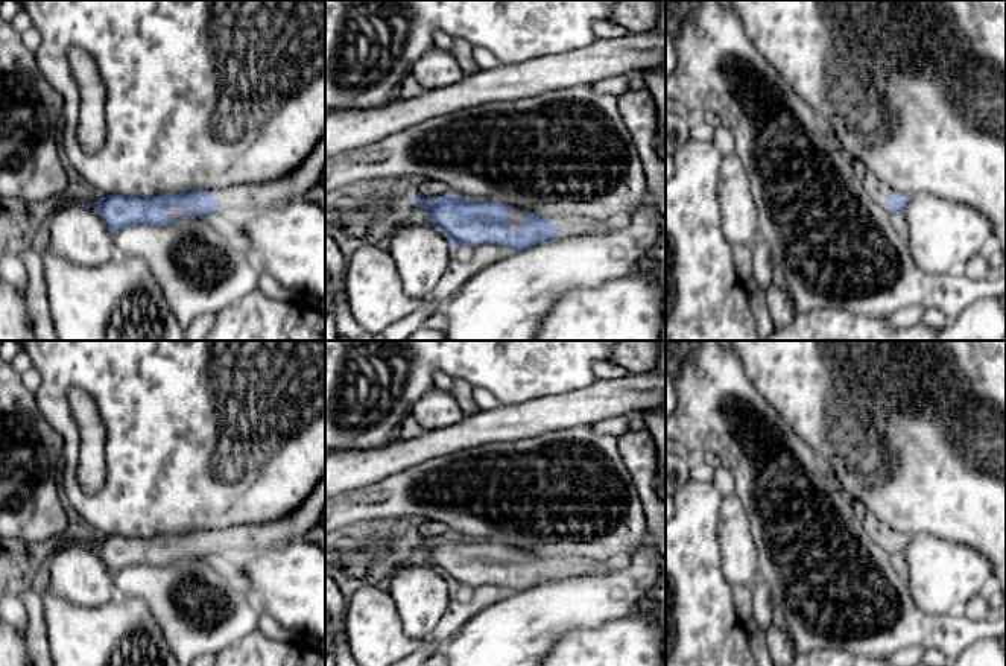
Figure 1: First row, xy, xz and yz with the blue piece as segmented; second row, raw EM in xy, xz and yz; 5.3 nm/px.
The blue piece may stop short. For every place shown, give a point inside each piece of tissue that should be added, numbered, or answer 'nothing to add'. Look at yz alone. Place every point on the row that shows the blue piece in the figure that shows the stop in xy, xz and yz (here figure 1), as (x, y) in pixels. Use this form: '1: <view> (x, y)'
1: yz (877, 190)

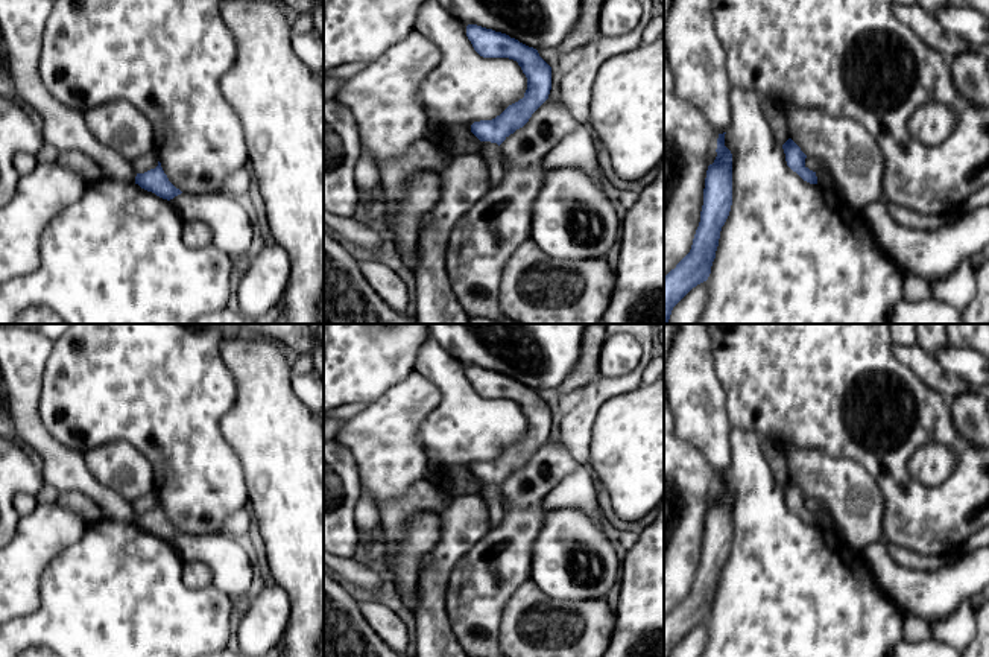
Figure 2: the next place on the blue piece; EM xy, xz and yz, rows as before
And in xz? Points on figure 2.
nothing to add

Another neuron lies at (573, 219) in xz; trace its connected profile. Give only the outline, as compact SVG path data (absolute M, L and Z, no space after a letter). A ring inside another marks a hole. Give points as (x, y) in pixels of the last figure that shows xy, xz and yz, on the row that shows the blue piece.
M574 167L545 172L542 189L533 202L532 240L547 256L574 262L606 259L618 242L620 230L621 216L614 195L599 189L588 173Z

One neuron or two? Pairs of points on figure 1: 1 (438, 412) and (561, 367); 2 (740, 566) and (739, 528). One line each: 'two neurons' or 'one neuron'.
1: two neurons
2: one neuron

